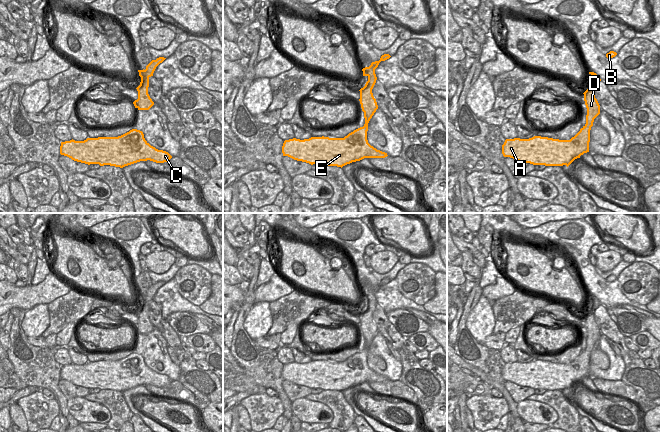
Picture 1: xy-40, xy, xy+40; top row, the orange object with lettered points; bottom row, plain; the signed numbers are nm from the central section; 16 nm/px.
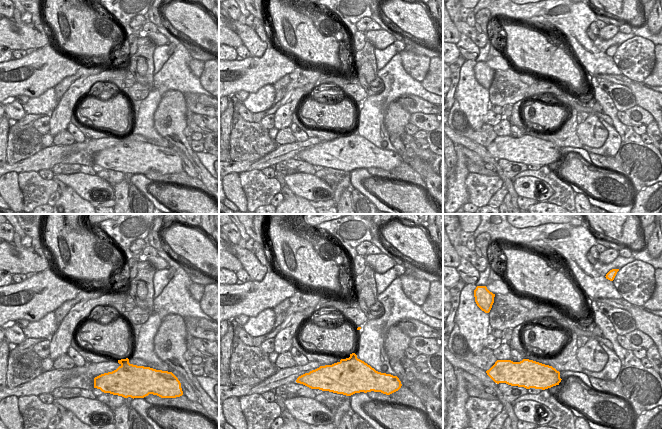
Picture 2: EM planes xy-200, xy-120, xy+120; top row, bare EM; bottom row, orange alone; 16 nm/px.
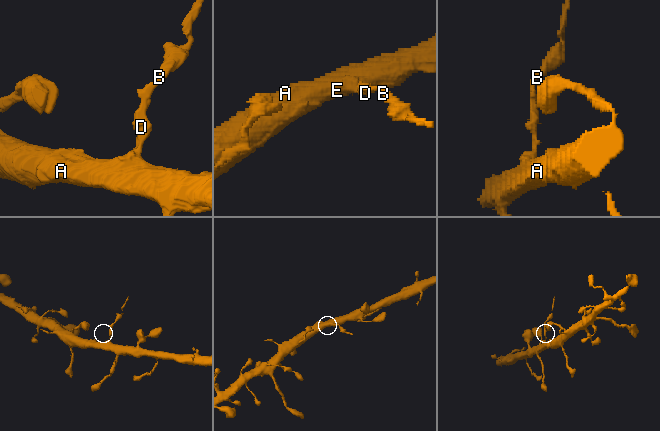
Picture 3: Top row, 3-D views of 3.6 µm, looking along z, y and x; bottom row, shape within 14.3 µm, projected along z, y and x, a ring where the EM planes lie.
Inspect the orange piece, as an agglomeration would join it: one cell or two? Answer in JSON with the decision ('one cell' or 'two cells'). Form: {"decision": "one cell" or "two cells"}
{"decision": "two cells"}

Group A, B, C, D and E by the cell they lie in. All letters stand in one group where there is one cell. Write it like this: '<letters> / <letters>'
A C E / B D

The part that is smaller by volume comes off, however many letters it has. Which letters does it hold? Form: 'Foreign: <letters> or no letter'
Foreign: B, D

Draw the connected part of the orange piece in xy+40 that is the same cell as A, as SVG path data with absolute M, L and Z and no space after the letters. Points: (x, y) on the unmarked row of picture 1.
M583 351L570 364L534 360L529 363L506 363L502 369L504 381L533 389L567 391L589 376L591 351Z

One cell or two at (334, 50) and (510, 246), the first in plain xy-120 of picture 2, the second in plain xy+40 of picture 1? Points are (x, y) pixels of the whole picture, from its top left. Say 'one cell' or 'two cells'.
one cell

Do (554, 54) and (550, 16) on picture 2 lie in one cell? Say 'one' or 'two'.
two

